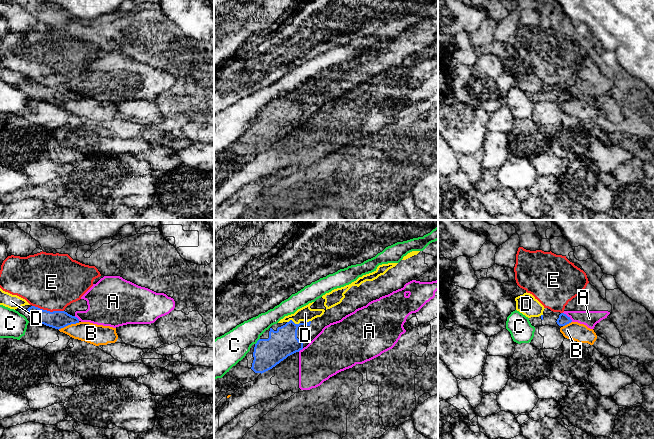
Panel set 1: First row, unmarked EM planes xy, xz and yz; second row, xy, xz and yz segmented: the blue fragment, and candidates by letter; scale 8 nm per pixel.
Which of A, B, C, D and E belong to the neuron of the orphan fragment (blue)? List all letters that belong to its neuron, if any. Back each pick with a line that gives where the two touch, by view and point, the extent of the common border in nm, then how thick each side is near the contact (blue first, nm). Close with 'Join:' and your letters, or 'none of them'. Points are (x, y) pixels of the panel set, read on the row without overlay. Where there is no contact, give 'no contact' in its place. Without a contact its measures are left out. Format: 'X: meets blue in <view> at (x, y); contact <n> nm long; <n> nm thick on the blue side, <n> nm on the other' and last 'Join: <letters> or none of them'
Join: none of them

